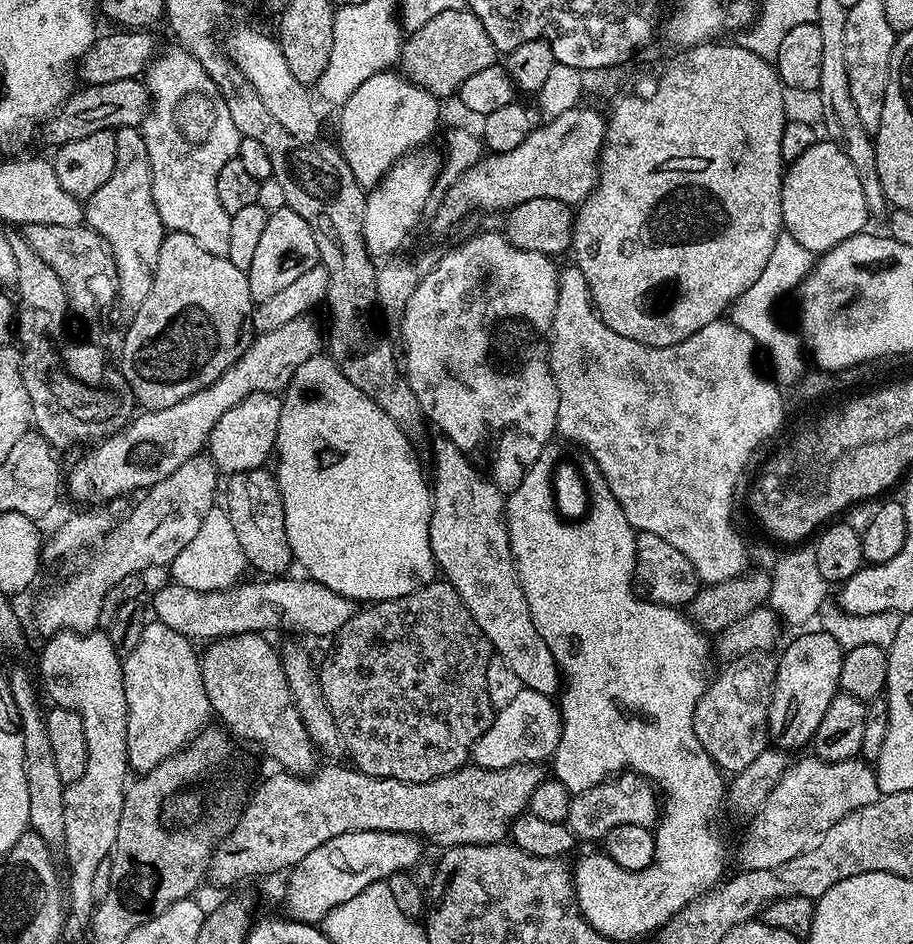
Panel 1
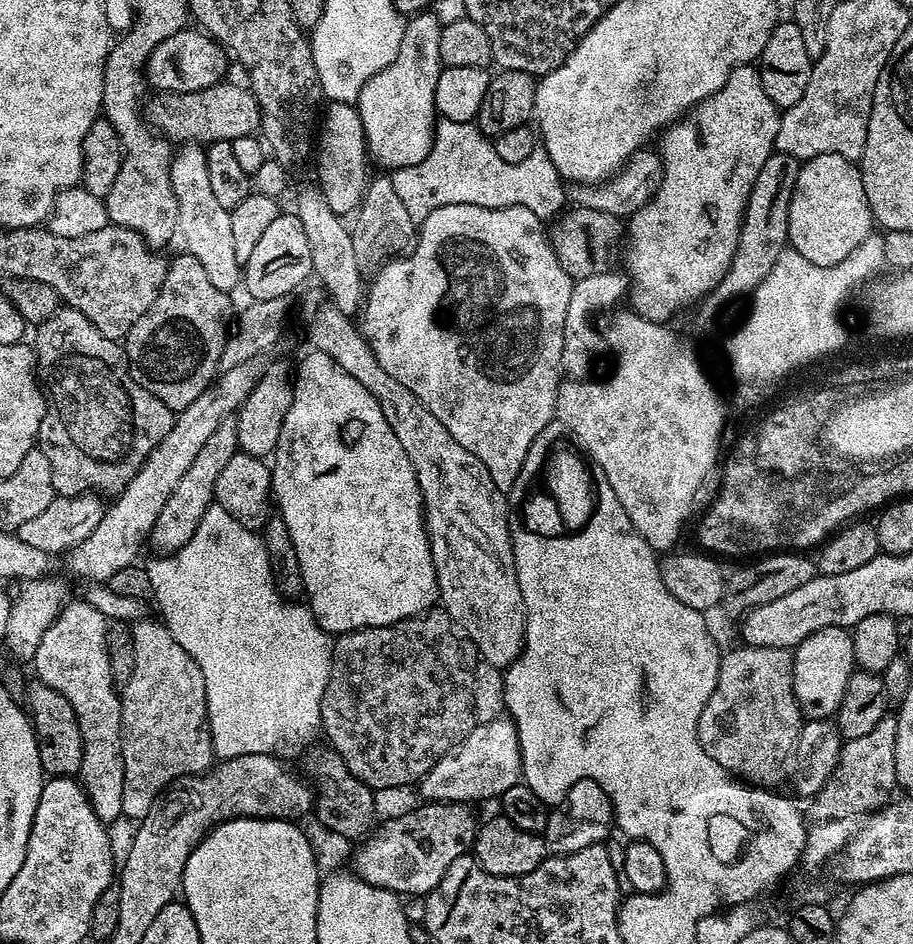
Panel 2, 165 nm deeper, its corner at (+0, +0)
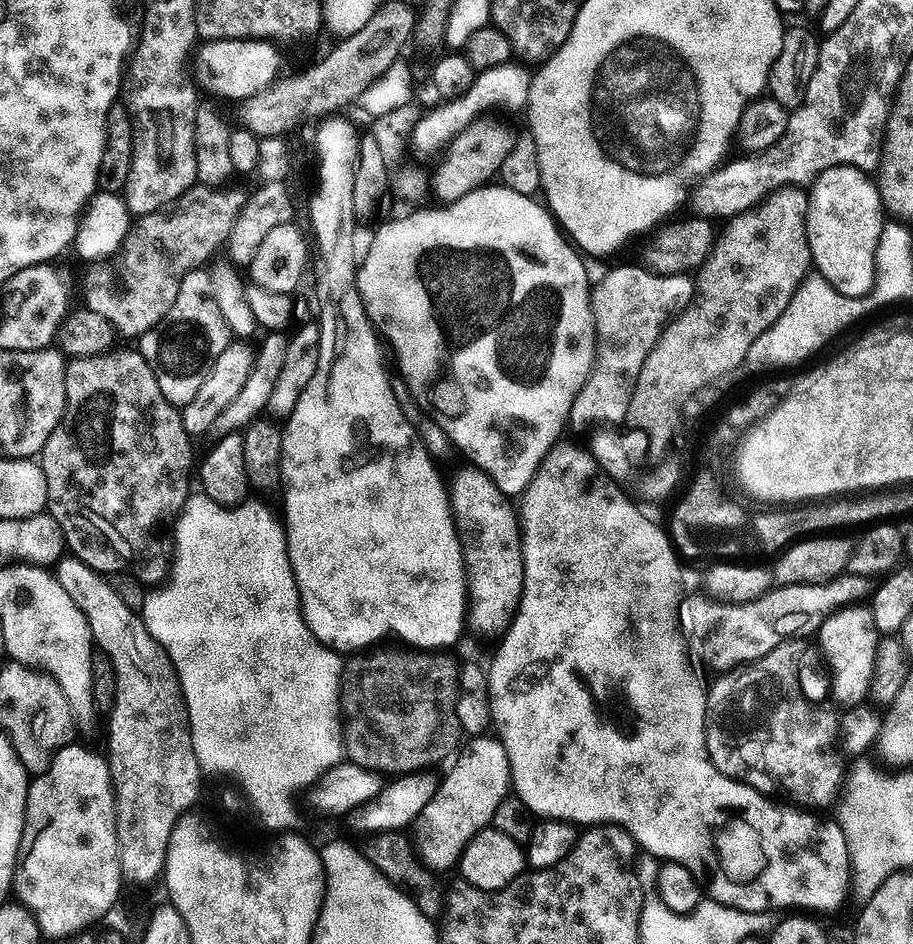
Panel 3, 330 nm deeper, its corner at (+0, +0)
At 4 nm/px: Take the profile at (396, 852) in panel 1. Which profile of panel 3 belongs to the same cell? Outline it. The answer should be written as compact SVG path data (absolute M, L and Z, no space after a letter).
M485 734L471 737L466 748L455 757L456 765L437 783L434 798L422 806L415 824L411 825L410 836L414 841L416 855L437 874L447 868L455 869L460 855L470 838L481 829L489 827L499 802L505 799L511 787L509 758L505 747L497 737Z

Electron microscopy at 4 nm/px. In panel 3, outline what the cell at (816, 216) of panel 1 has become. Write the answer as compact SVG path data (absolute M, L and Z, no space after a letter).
M848 164L846 166L834 166L830 170L822 170L822 174L818 174L816 179L812 181L807 189L808 194L808 213L806 214L806 238L810 246L810 254L812 255L812 268L819 275L826 278L826 282L830 282L830 286L834 286L834 290L838 290L838 294L843 296L864 296L869 291L873 281L875 280L875 264L876 264L876 246L878 238L882 234L886 223L886 213L883 204L880 202L880 192L877 190L873 177L869 173L852 168Z

